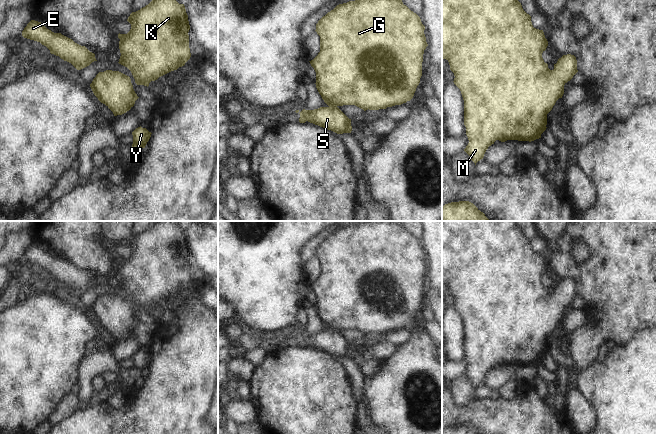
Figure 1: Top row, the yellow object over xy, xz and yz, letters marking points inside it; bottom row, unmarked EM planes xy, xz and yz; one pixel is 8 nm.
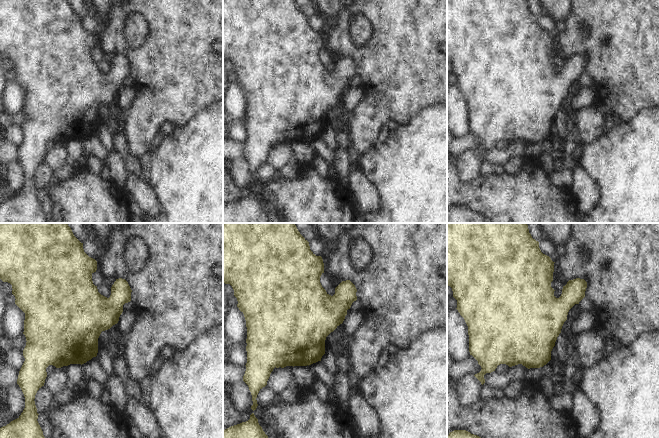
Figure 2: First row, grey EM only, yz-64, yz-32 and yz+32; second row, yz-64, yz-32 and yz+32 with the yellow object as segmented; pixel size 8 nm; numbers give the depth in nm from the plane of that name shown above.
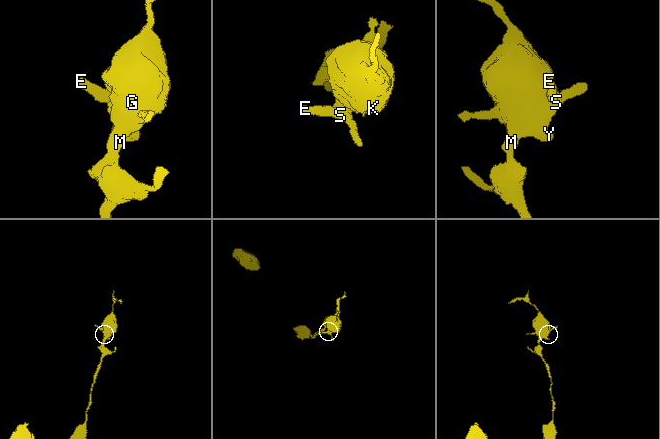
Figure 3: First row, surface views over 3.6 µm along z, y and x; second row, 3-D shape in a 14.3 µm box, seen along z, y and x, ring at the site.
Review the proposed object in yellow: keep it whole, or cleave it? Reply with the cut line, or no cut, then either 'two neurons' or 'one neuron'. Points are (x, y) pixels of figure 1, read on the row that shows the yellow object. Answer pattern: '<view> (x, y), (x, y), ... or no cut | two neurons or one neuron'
no cut | one neuron

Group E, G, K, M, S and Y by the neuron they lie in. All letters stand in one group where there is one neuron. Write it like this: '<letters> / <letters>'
E G K M S Y

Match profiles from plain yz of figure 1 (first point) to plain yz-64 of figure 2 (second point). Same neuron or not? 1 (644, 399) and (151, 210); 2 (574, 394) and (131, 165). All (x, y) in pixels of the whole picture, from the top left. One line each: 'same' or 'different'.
1: different
2: different

